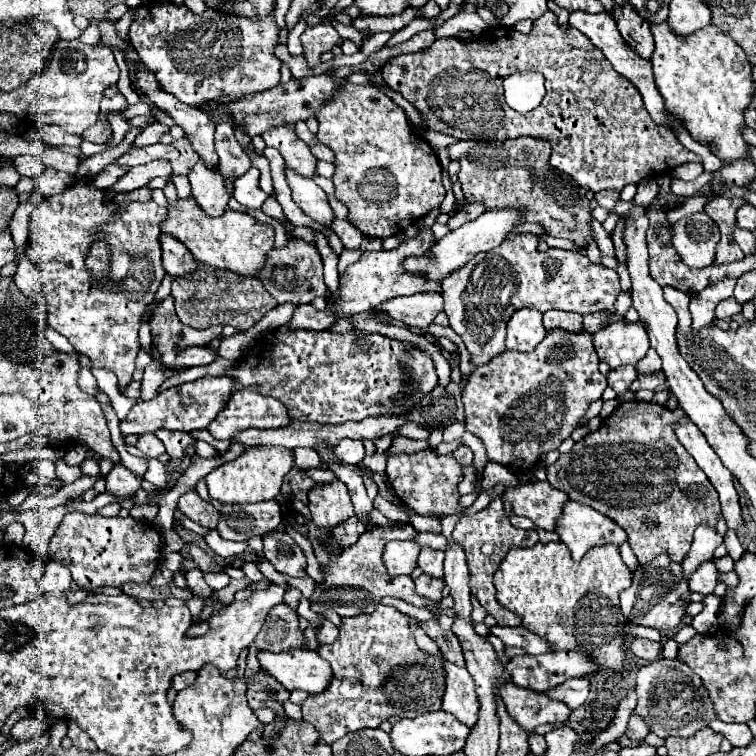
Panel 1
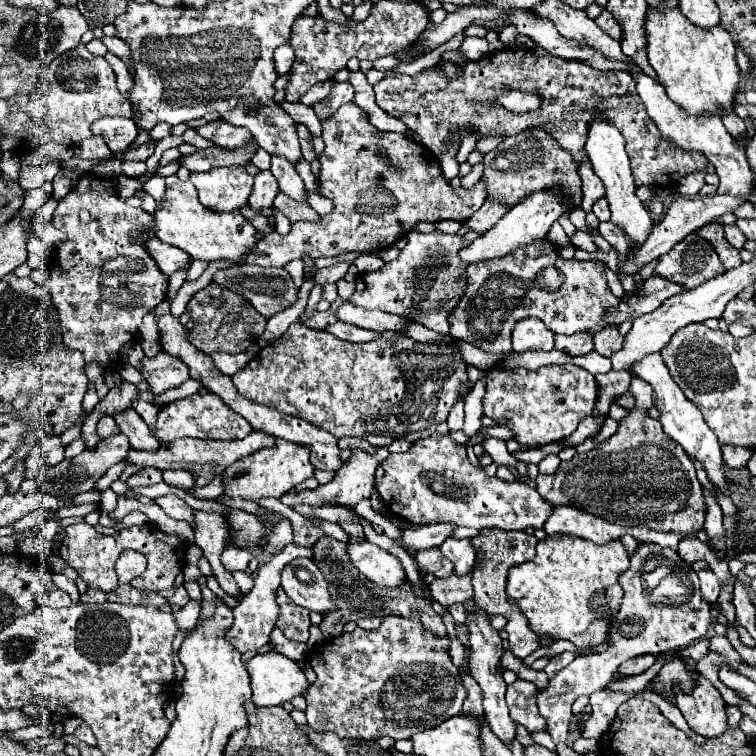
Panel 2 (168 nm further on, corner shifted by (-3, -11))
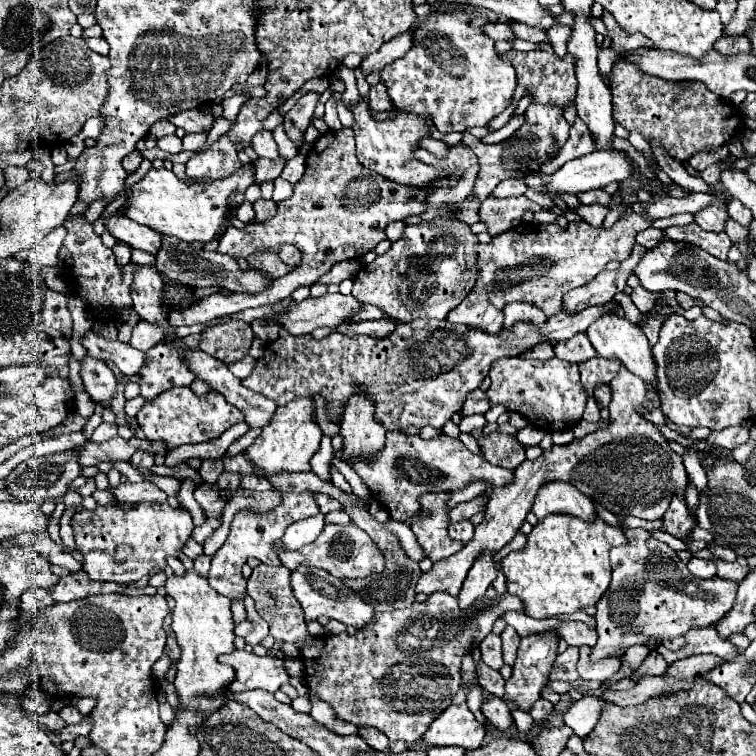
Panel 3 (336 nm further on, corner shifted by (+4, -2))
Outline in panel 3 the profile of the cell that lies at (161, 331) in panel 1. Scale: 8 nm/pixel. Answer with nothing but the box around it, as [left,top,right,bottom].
[228,355,256,379]

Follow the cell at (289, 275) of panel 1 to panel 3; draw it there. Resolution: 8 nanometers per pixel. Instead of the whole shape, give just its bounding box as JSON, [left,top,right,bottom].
[156,237,272,293]

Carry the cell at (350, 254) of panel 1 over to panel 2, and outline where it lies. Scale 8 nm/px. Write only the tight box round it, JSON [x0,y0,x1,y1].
[305,297,343,330]

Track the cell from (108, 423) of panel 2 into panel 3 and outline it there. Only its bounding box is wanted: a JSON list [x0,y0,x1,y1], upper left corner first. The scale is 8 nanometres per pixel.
[92,423,118,443]

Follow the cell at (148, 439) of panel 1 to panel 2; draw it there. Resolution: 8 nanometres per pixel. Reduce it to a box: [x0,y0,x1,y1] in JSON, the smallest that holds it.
[113,408,159,452]

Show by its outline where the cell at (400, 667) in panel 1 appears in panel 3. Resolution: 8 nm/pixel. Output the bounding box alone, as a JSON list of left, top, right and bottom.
[300,587,522,743]

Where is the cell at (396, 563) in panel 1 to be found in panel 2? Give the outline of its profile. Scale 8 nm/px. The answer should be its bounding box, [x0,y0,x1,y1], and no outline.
[347,540,405,586]

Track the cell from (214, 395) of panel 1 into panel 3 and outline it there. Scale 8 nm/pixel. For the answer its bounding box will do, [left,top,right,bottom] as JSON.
[6,449,82,503]

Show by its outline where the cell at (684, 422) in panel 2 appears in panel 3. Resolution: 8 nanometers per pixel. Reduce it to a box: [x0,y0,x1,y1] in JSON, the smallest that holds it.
[586,315,656,387]

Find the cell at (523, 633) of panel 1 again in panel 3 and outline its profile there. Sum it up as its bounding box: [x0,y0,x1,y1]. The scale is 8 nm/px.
[550,647,578,681]

